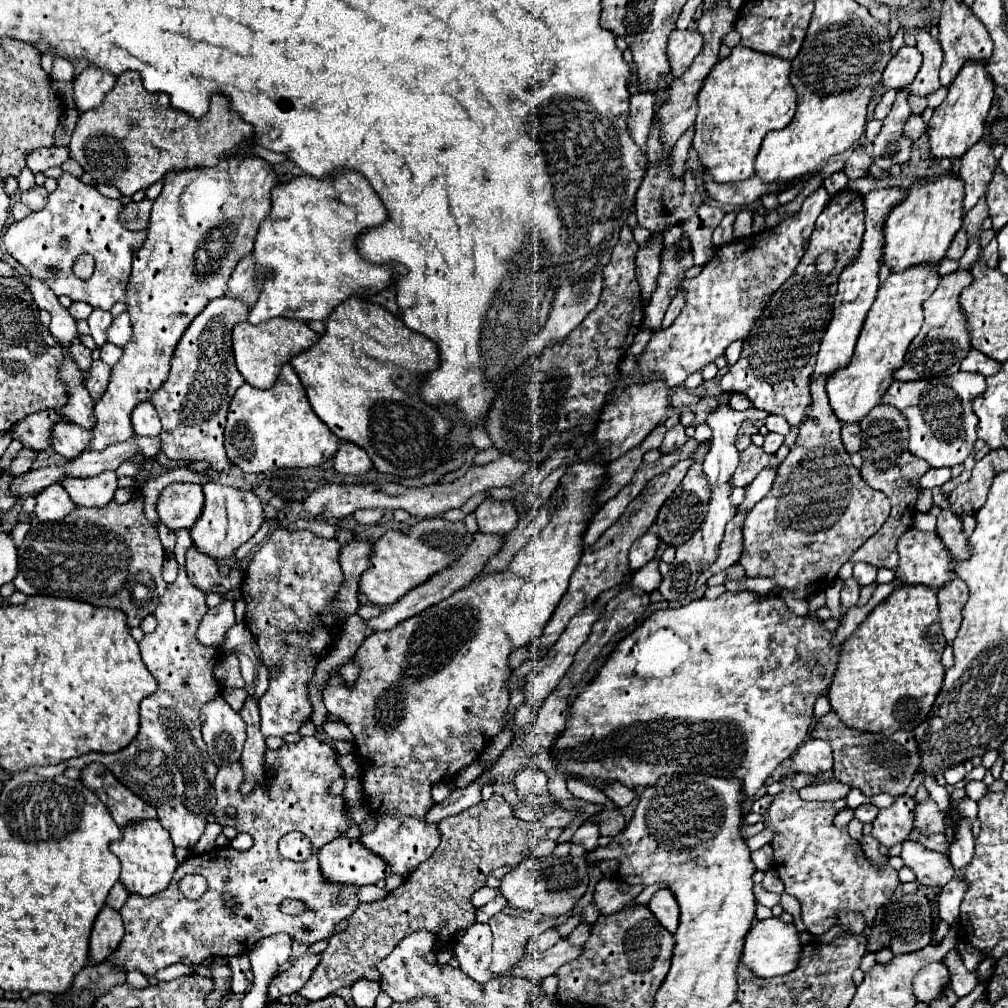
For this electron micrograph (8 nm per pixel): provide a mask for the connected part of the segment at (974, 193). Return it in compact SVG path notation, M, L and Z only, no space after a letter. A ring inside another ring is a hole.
M977 141L963 157L959 177L965 183L965 211L973 209L981 195L987 193L989 181L997 169L997 161L993 157L993 149L987 141Z

